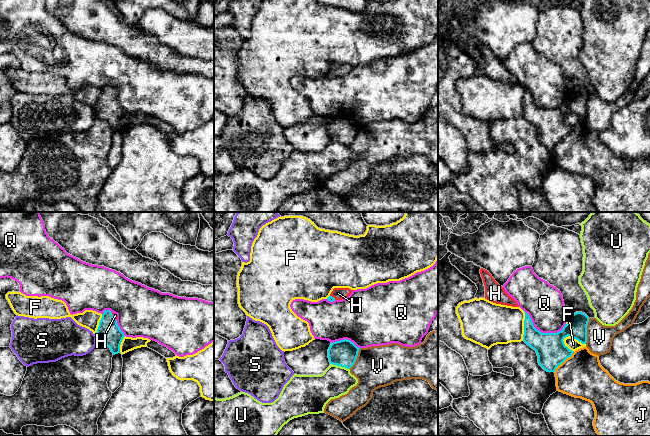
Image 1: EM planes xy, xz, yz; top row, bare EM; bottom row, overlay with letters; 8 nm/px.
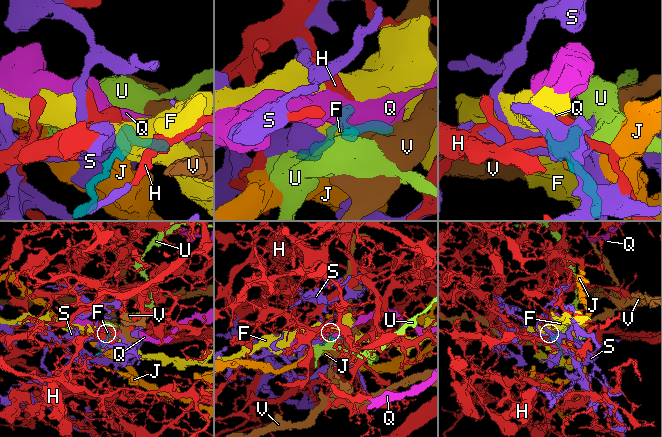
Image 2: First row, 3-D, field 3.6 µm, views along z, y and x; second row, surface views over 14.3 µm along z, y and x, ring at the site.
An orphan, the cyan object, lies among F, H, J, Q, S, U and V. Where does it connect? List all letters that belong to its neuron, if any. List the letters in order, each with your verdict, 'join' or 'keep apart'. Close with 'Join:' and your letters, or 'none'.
F: keep apart
H: join
J: keep apart
Q: keep apart
S: keep apart
U: keep apart
V: keep apart
Join: H

